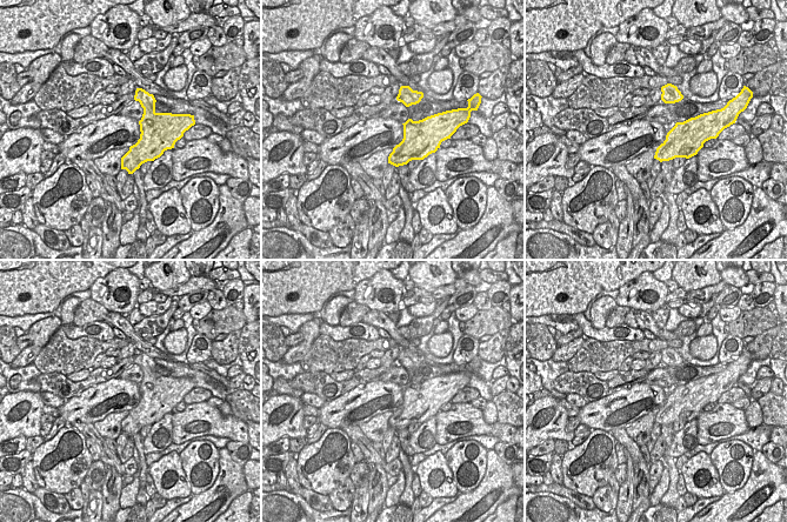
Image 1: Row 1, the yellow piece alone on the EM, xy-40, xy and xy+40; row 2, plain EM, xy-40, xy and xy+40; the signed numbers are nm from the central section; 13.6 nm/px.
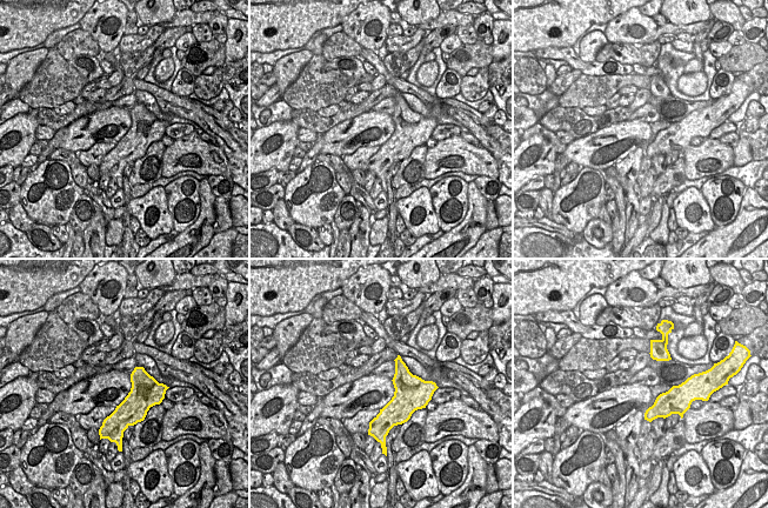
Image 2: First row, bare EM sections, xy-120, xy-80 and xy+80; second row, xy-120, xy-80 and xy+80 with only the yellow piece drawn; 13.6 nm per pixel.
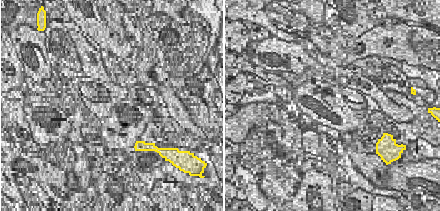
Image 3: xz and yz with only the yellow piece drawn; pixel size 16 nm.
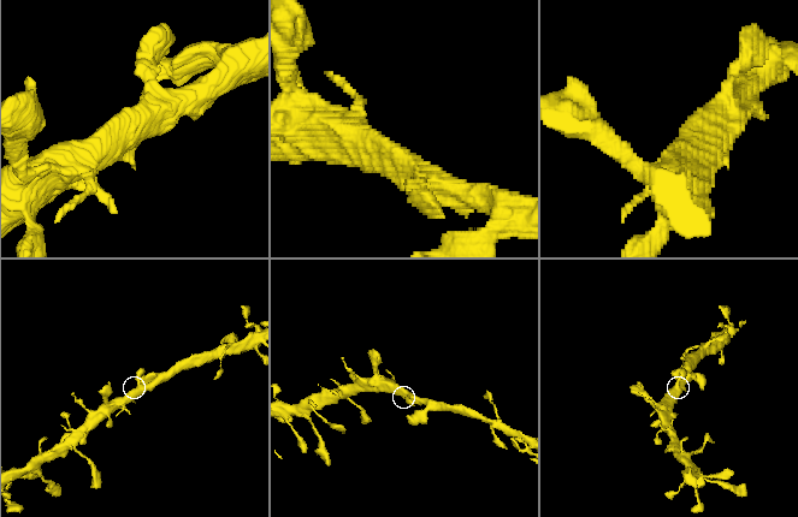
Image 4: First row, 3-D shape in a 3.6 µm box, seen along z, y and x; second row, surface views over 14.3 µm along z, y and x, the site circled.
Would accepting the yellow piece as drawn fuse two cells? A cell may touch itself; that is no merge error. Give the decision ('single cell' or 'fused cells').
single cell

